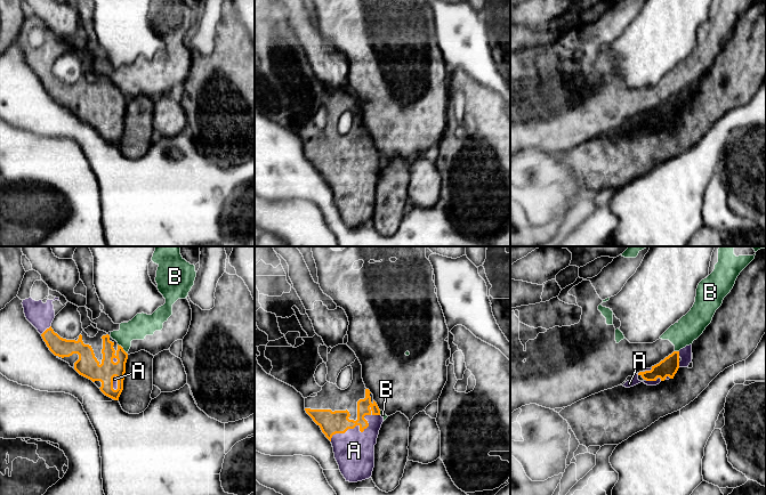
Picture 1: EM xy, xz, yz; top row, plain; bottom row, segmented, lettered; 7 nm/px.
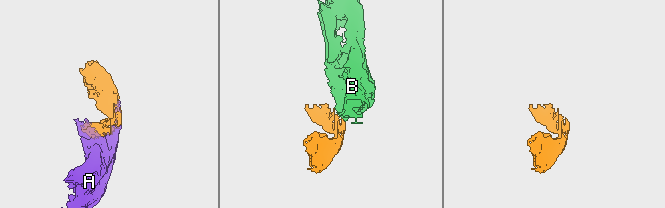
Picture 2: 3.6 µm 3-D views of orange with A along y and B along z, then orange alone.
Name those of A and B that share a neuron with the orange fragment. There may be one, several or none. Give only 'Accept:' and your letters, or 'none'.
Accept: A

